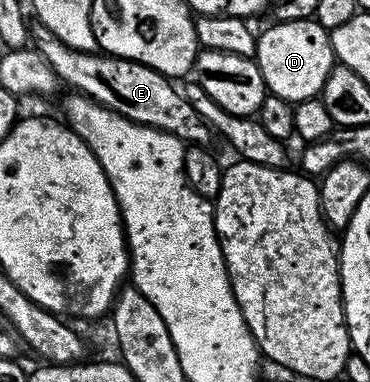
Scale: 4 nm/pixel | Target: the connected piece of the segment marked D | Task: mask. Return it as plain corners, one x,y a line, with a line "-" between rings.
286,18
283,24
274,24
271,28
264,29
262,36
260,32
257,37
256,59
260,74
266,83
267,93
291,102
315,99
321,93
328,74
336,66
330,32
320,26
314,18

